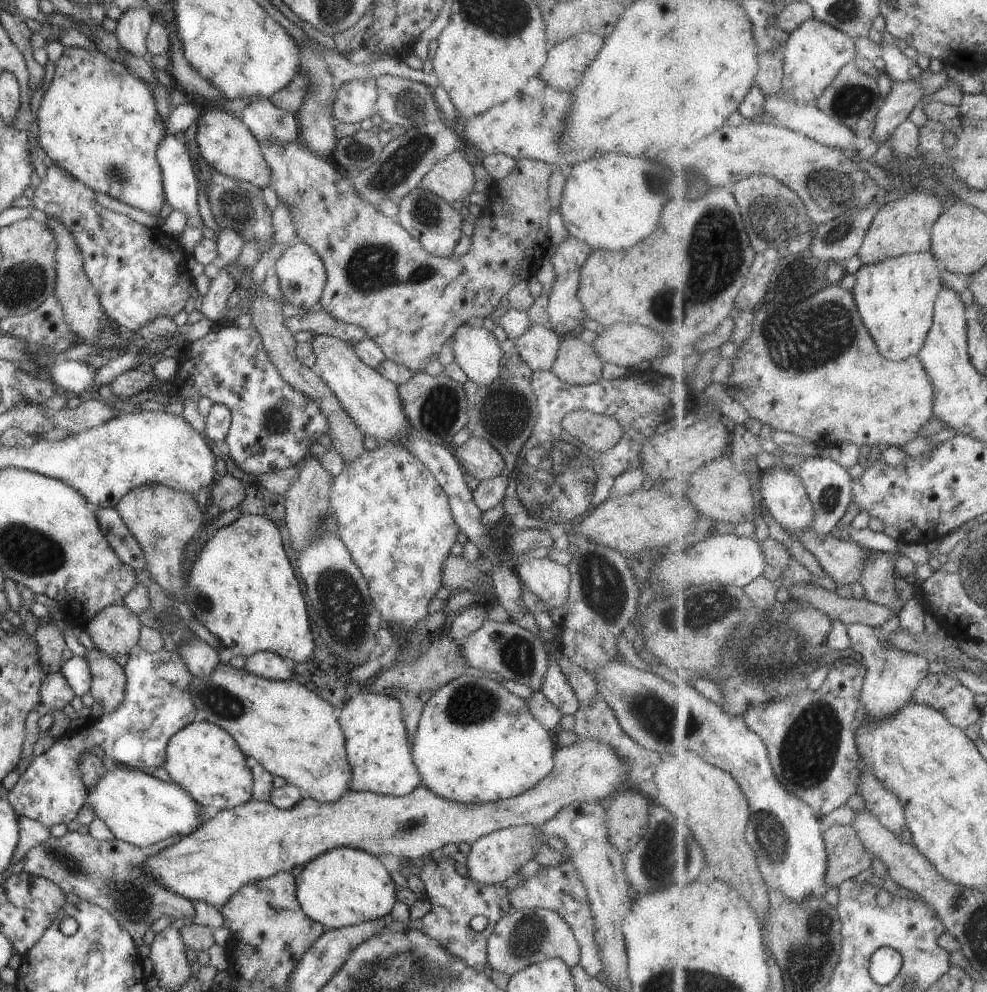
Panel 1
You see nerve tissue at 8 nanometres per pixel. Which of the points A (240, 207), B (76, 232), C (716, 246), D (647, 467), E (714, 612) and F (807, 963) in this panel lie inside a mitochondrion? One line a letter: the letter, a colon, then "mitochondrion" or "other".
A: mitochondrion
B: other
C: mitochondrion
D: other
E: mitochondrion
F: mitochondrion

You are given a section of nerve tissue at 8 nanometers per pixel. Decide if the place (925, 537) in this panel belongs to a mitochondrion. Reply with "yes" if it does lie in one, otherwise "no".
no

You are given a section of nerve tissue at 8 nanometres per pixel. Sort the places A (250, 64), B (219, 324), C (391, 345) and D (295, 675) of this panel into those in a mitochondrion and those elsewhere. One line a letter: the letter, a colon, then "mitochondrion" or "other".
A: other
B: other
C: other
D: other

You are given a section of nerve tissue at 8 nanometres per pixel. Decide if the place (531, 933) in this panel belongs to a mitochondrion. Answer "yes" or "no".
yes

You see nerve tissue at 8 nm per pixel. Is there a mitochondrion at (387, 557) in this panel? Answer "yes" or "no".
no

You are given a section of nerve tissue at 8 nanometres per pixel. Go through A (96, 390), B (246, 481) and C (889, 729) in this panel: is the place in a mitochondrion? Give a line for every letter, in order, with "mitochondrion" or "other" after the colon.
A: other
B: other
C: other

